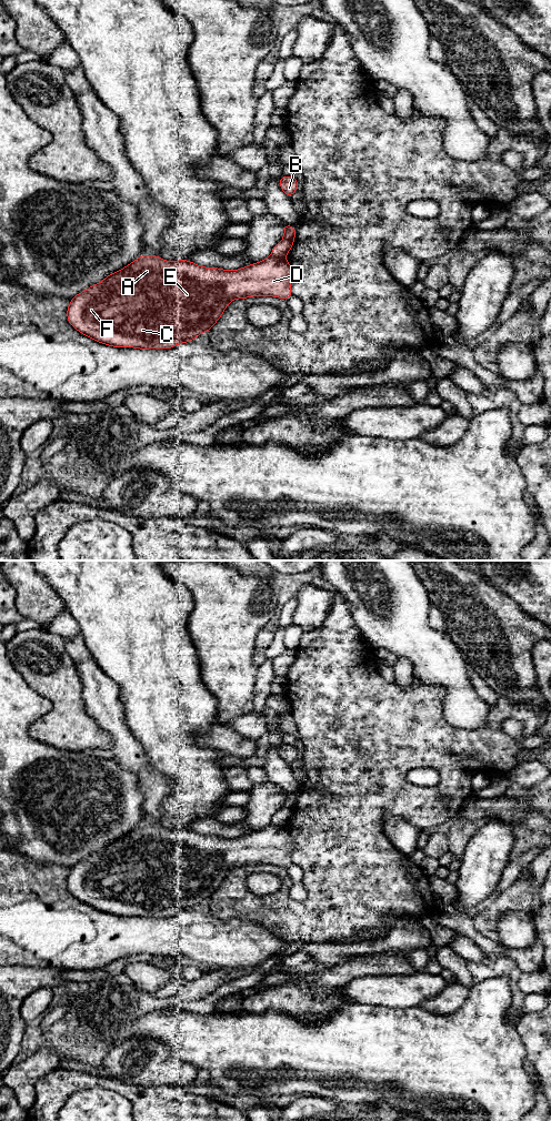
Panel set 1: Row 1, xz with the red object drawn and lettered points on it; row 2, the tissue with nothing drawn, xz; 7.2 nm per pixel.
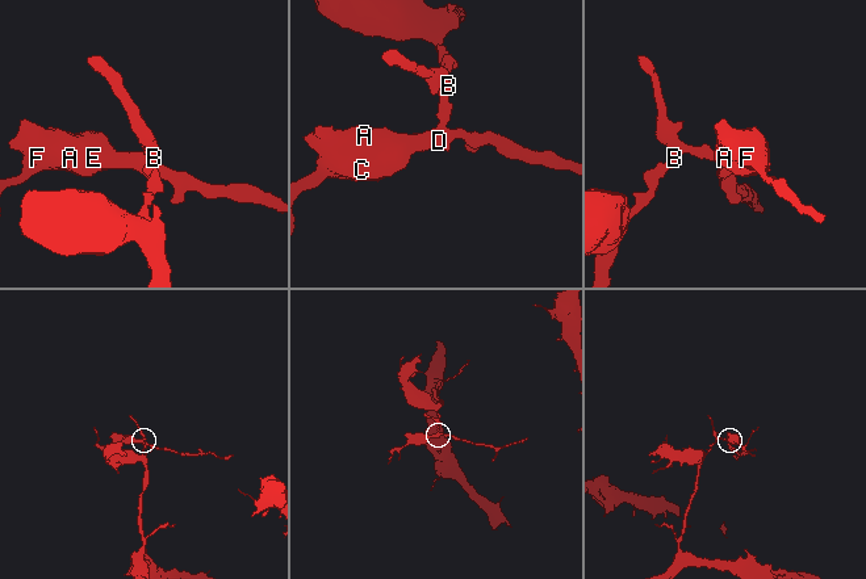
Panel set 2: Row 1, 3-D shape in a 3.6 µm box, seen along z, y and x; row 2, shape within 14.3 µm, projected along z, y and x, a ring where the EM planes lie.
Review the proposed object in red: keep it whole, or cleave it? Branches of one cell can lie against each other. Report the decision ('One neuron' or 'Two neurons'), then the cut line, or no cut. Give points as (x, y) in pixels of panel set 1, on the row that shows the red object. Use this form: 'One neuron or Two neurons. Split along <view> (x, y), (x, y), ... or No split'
Two neurons. Split along xz (271, 255), (283, 258)

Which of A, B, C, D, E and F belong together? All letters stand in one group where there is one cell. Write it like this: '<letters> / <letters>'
A C D E F / B

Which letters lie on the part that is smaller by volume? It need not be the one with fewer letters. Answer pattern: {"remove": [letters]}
{"remove": ["A", "C", "D", "E", "F"]}

